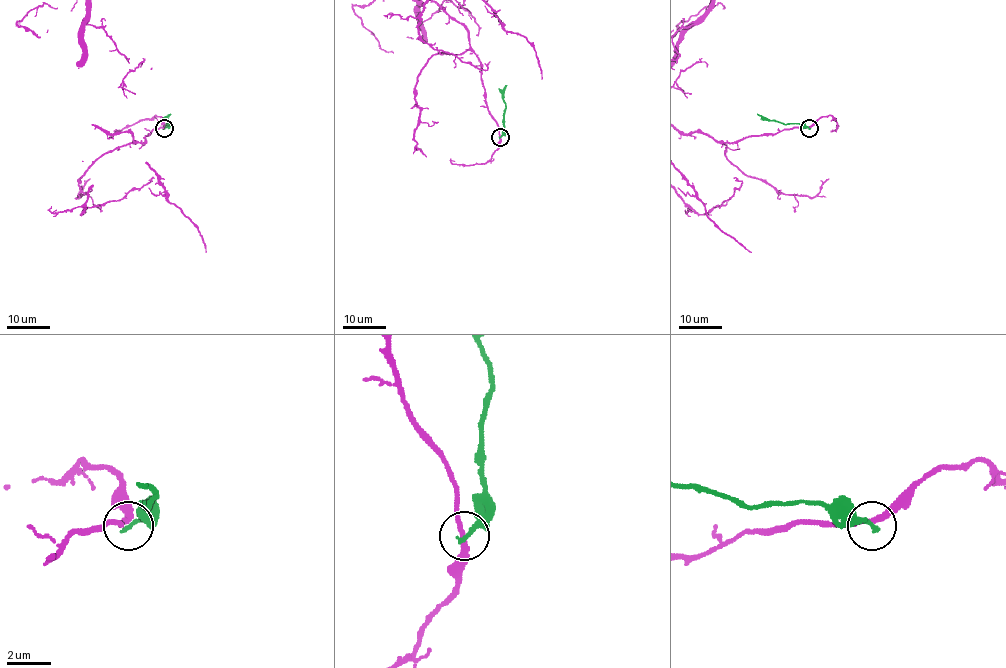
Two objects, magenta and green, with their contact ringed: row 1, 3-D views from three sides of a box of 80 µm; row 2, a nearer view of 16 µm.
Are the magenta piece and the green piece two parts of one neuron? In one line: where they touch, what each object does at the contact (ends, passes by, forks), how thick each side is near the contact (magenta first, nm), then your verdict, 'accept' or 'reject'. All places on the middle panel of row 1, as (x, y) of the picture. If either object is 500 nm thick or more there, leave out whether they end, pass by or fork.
place (500, 137); magenta passes by; green ends; calibres 260 and 200 nm; reject

